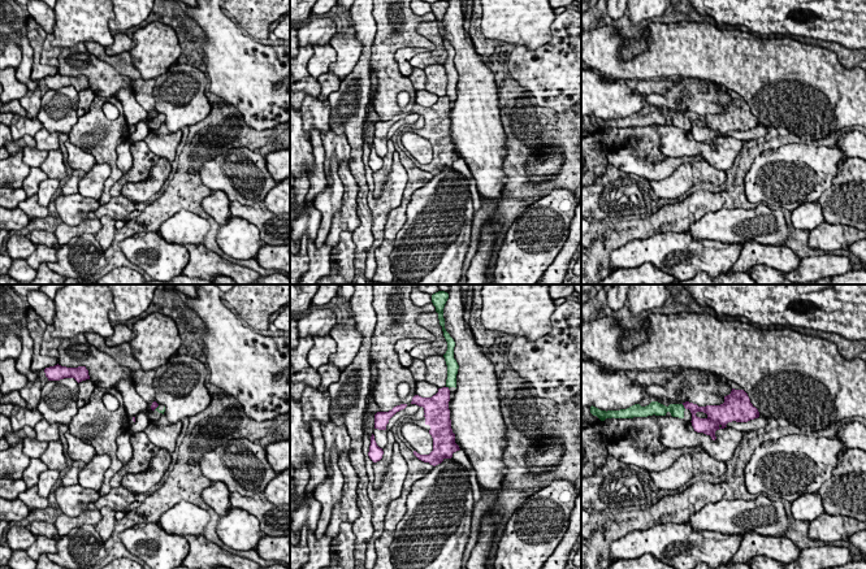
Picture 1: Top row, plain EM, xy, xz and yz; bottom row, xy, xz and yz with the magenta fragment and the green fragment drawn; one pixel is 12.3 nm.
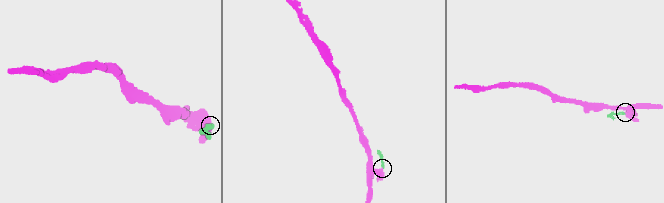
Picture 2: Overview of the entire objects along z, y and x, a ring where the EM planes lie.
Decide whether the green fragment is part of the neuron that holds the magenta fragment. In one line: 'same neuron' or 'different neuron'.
different neuron

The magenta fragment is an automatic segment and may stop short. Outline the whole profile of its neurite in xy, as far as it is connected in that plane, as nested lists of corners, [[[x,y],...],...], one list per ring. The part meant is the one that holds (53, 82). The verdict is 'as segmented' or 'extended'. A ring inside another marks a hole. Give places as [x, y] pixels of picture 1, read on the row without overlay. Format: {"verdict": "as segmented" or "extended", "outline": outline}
{"verdict": "as segmented", "outline": [[[55,74],[44,78],[48,90],[60,90],[64,87],[74,87],[78,92],[90,88],[88,79],[86,75],[66,77],[61,74]]]}

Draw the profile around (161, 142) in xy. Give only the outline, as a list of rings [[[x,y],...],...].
[[[165,123],[157,130],[151,130],[146,136],[144,143],[157,157],[164,157],[168,161],[174,161],[177,147],[182,139],[182,130],[170,133]]]

